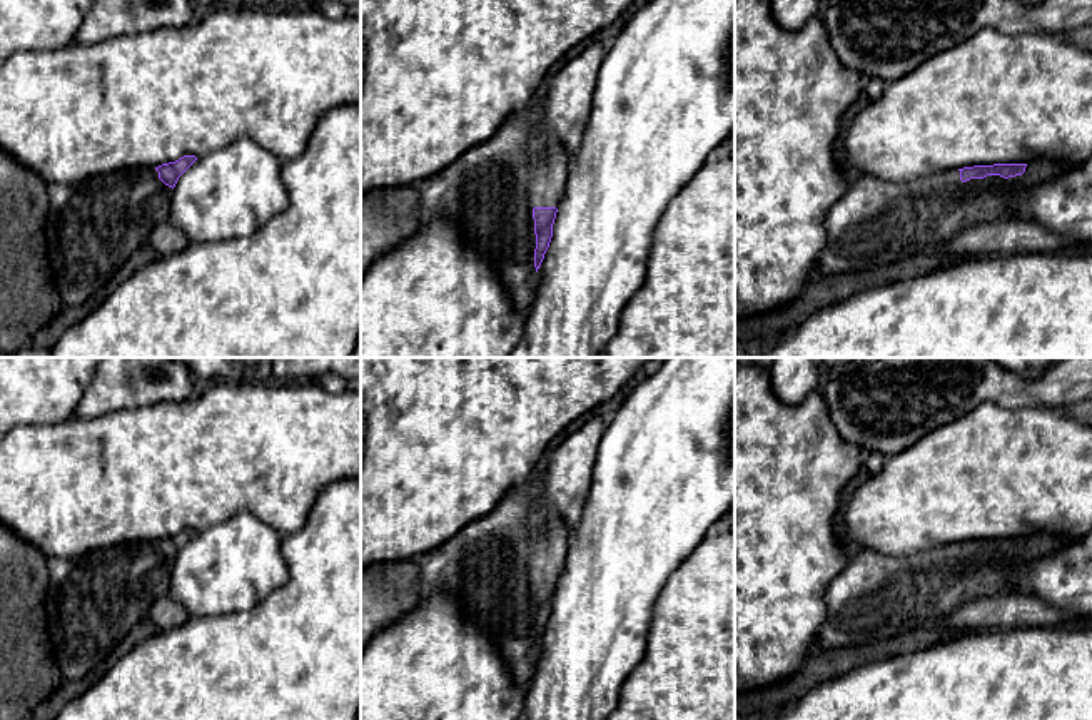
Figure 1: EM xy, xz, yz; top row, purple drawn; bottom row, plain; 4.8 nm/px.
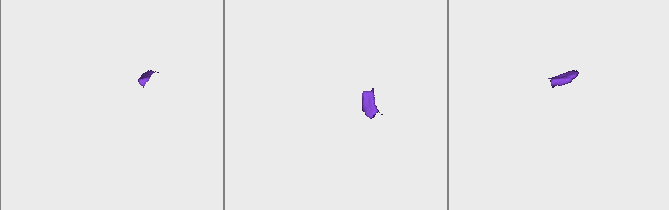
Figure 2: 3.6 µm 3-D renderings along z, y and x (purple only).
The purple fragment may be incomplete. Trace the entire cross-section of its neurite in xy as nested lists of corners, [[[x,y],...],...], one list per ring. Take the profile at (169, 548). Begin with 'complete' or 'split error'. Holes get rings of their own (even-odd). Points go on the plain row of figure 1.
split error; [[[184,530],[155,543],[122,543],[75,558],[47,558],[47,628],[63,680],[83,678],[149,615],[155,600],[169,596],[172,563],[195,535],[195,530]]]

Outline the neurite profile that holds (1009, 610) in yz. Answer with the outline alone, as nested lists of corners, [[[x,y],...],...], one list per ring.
[[[1002,593],[960,605],[937,625],[963,630],[1012,630],[1020,626],[1062,626],[1075,616],[1032,593]]]

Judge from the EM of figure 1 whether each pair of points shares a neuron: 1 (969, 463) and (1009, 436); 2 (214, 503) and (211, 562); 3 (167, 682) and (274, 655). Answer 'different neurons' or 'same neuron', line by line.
1: same neuron
2: different neurons
3: same neuron

